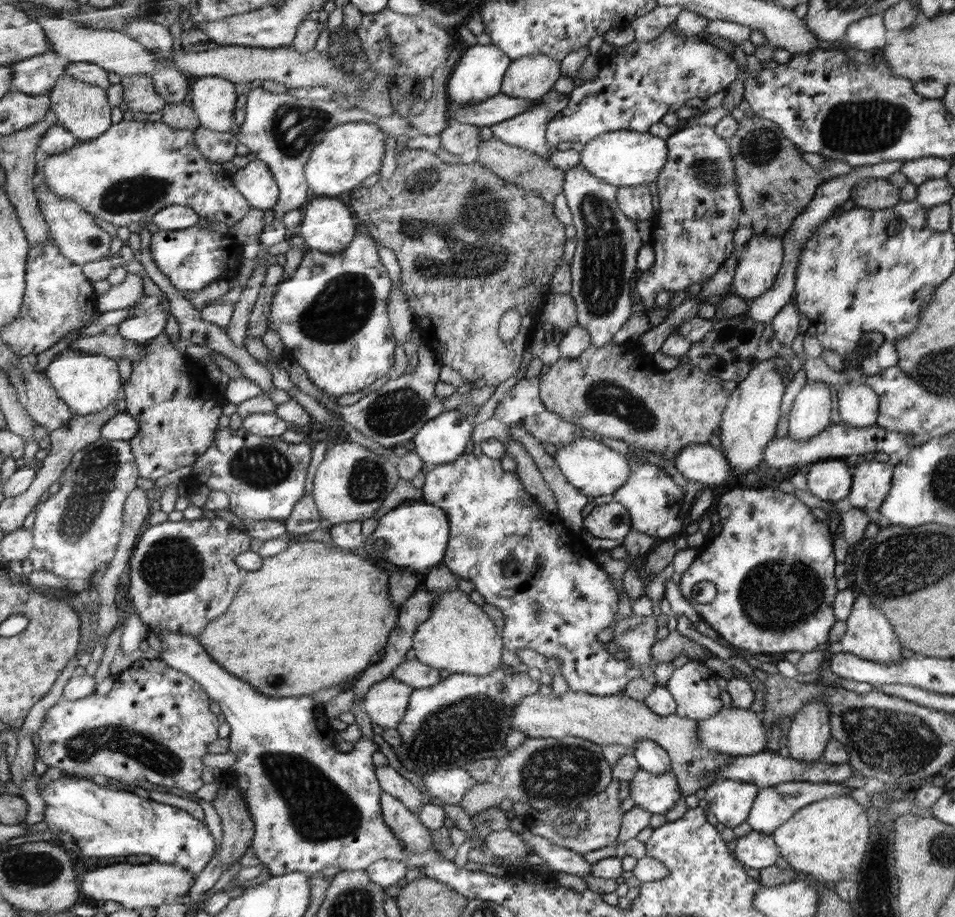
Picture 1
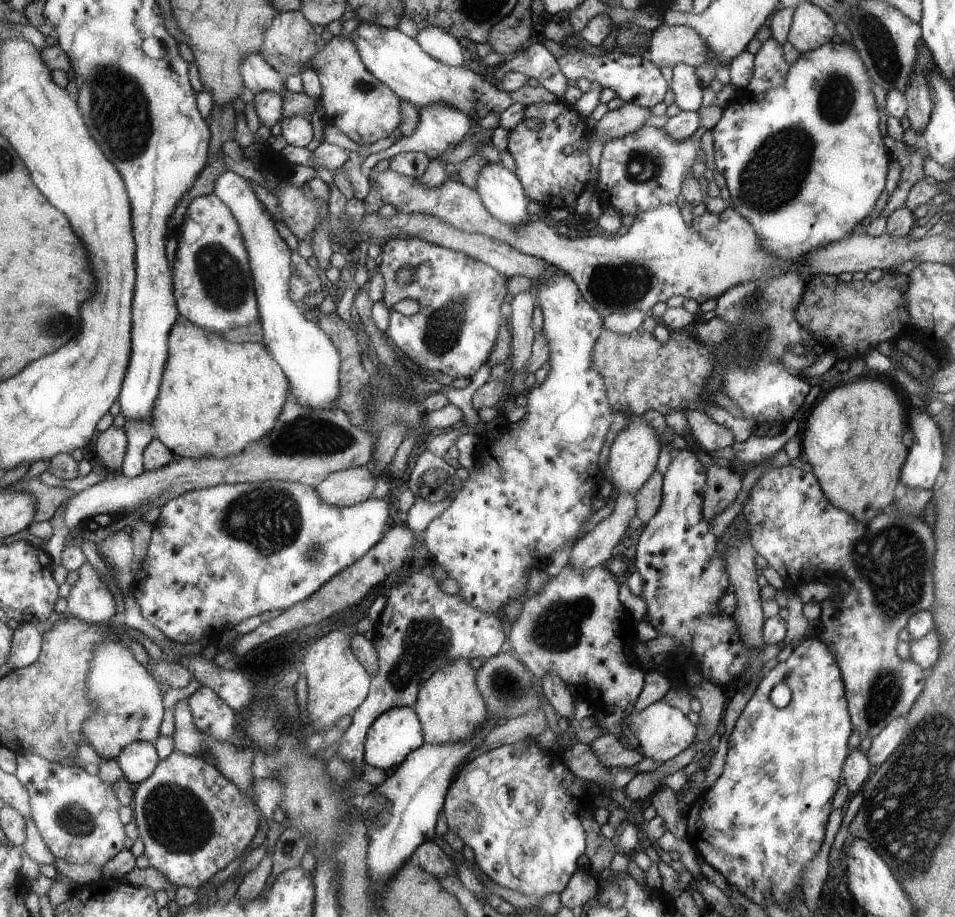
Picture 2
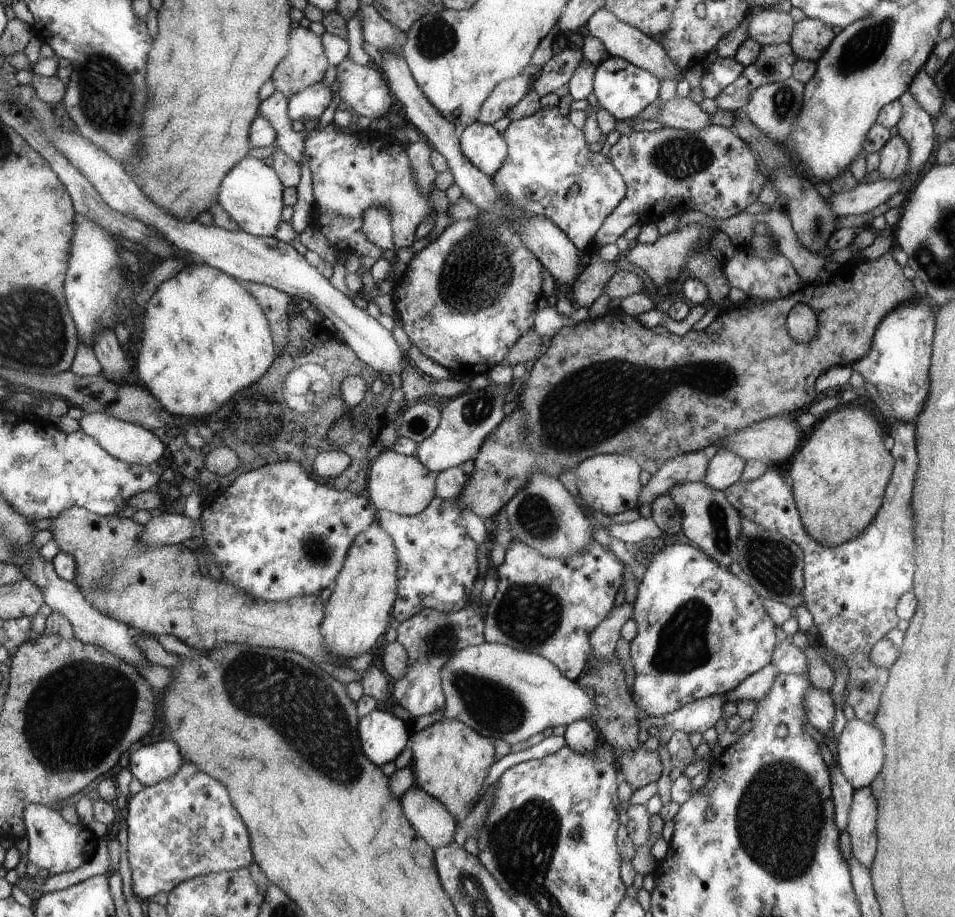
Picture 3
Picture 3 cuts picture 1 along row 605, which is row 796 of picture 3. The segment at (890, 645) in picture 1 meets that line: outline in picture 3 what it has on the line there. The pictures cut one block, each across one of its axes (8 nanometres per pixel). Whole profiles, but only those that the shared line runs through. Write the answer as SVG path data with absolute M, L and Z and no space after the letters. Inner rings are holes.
M870 787L855 790L850 806L847 832L851 840L852 856L870 868L877 854L876 800Z

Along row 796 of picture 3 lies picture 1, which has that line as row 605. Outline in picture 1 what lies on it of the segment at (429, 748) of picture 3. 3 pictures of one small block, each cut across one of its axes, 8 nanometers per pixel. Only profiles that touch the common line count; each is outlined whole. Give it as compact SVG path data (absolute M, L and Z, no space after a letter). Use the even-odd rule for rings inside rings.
M458 590L439 591L431 606L430 616L418 625L413 636L416 659L423 664L452 674L471 676L492 675L502 664L502 630L480 605L469 599L469 594Z

